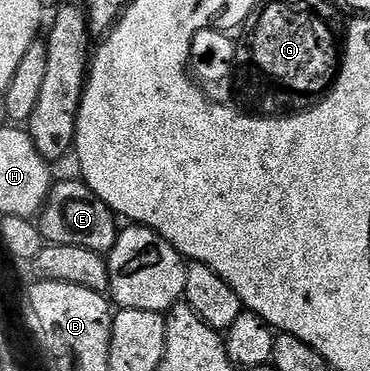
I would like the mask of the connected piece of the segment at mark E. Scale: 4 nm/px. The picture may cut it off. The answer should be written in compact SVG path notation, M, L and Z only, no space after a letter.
M82 179L56 180L52 184L51 193L47 196L43 212L37 218L37 224L43 232L44 242L53 245L69 243L72 247L89 247L89 251L97 251L104 255L111 252L113 243L119 238L121 228L116 213Z

